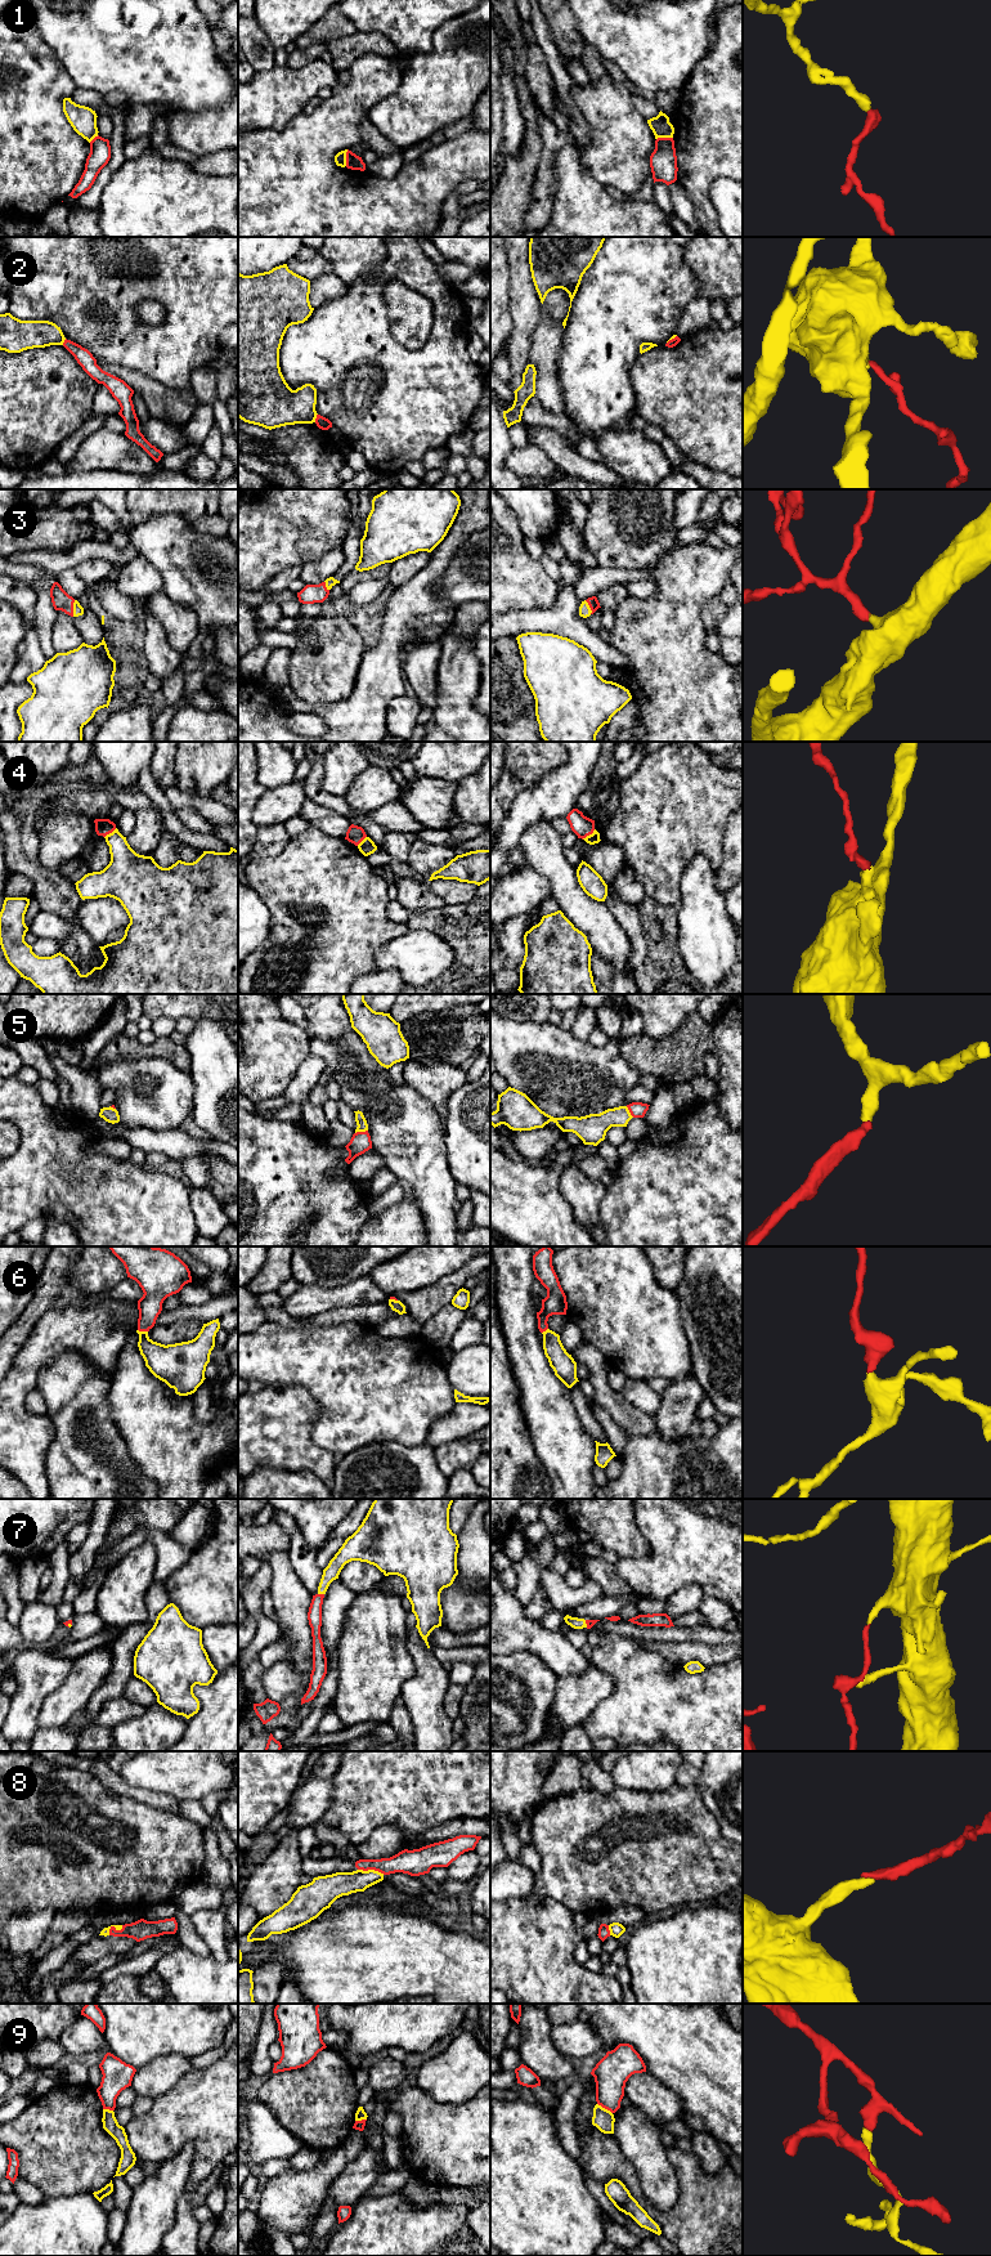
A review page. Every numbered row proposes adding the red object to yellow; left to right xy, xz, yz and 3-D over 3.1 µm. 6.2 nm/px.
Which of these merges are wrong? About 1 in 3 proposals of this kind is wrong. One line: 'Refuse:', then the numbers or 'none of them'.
Refuse: 1, 2, 4, 9

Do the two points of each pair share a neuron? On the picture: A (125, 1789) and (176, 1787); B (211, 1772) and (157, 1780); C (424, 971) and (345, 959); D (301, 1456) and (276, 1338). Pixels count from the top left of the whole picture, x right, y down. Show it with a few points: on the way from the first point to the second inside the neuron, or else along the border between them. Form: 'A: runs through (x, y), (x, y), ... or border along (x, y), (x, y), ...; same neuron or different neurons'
A: border along (119, 1772), (130, 1786), (165, 1793), (173, 1799); different neurons
B: runs through (198, 1773), (170, 1773); same neuron
C: border along (394, 939), (384, 943), (373, 953), (377, 968); different neurons
D: border along (265, 1384), (301, 1386), (314, 1399); different neurons

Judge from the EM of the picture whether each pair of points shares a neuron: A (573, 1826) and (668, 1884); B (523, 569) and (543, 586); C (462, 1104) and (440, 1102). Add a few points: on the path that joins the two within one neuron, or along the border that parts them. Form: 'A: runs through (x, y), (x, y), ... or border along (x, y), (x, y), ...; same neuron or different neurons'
A: runs through (573, 1857), (593, 1867), (636, 1870); same neuron
B: runs through (528, 574), (538, 585); same neuron
C: border along (467, 1082), (449, 1097), (447, 1113), (443, 1117); different neurons

